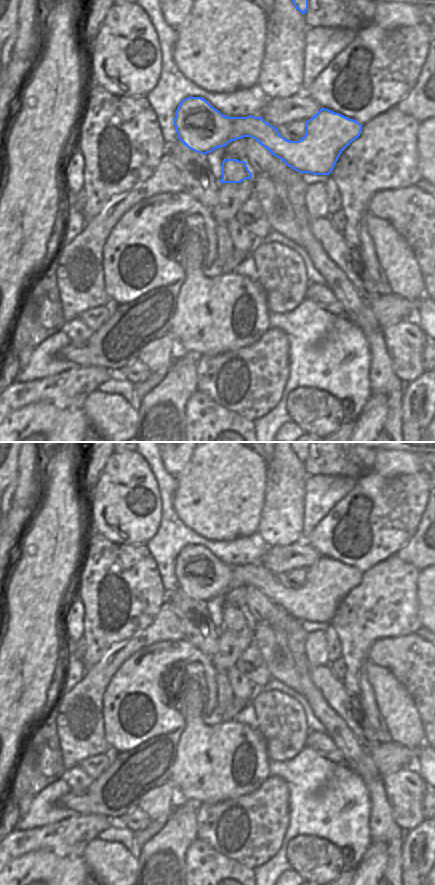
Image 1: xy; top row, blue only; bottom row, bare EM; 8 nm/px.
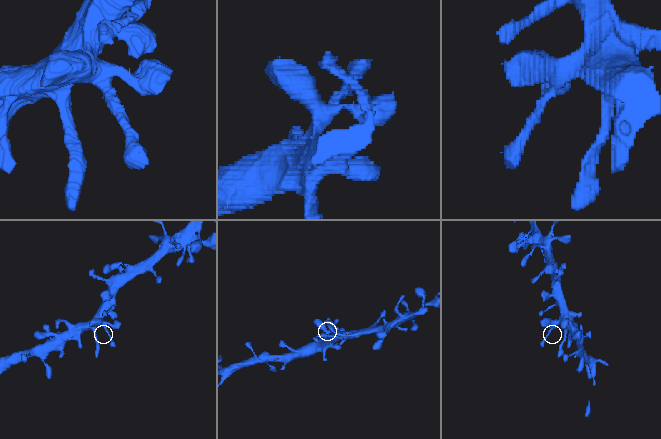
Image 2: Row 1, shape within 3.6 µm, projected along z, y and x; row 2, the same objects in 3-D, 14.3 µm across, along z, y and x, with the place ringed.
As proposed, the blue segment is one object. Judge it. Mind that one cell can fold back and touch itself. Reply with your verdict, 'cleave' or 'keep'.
keep

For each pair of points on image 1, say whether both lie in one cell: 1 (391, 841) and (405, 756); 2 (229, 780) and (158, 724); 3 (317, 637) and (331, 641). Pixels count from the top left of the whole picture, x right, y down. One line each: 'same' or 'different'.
1: different
2: different
3: different

